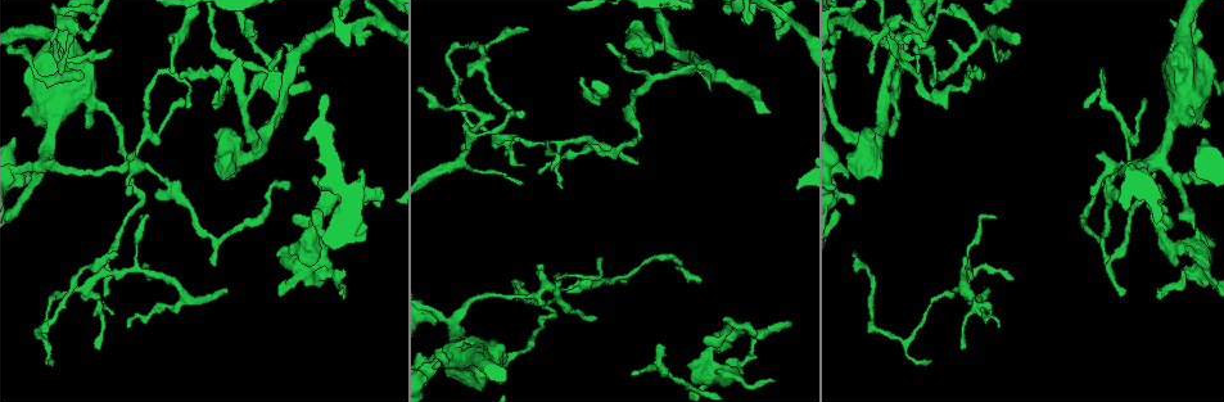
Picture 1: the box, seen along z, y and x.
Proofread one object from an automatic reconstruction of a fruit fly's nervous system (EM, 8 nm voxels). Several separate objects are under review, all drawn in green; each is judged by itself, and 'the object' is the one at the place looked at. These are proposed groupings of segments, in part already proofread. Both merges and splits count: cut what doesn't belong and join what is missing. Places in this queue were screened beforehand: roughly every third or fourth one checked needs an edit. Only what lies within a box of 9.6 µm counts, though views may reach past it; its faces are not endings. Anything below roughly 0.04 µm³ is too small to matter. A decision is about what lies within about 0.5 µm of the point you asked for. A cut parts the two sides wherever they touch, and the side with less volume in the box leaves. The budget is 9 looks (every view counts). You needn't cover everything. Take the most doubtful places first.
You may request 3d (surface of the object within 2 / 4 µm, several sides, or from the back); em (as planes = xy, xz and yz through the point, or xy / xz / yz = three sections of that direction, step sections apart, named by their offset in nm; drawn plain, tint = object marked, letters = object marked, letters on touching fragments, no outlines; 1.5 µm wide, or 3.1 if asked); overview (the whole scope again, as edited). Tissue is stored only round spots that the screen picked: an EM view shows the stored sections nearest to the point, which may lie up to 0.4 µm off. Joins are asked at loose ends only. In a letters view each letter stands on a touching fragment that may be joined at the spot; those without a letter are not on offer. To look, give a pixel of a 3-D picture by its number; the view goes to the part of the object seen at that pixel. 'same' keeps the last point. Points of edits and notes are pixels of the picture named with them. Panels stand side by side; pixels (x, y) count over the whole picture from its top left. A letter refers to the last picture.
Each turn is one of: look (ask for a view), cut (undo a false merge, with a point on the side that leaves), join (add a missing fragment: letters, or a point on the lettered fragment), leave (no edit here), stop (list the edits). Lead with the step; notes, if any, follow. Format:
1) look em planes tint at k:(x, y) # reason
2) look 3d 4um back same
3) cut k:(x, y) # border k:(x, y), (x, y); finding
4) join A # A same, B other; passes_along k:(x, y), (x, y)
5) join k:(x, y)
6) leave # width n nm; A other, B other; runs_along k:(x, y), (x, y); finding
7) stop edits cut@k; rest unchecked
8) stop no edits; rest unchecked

look em xy step 8 tint at 1:(226, 291) # an open end

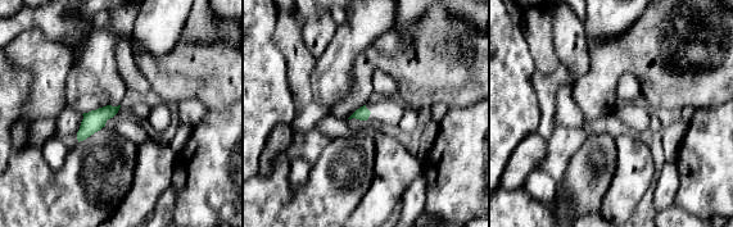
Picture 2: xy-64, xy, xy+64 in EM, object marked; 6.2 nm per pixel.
look em planes letters same # cut it another way

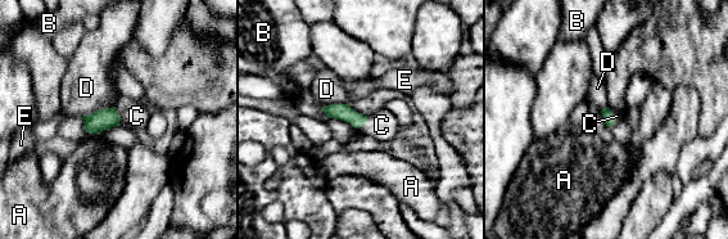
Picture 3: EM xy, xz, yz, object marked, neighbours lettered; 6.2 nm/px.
join C # A other, B other, C same, D other, E other; passes_along 3:(344, 112), (364, 123), (381, 125); it goes on there

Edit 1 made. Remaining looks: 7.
look 3d 2um at 1:(857, 253) # thin end

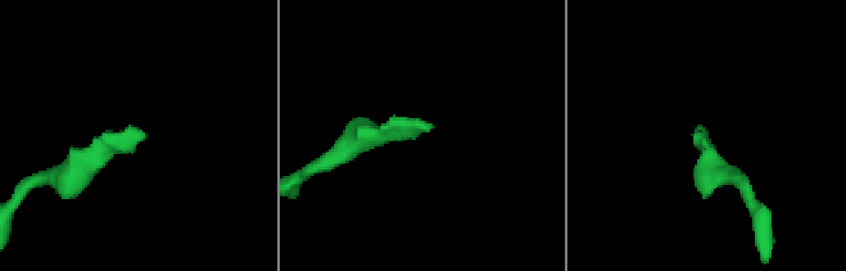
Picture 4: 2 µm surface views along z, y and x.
look em planes letters at 4:(702, 128)

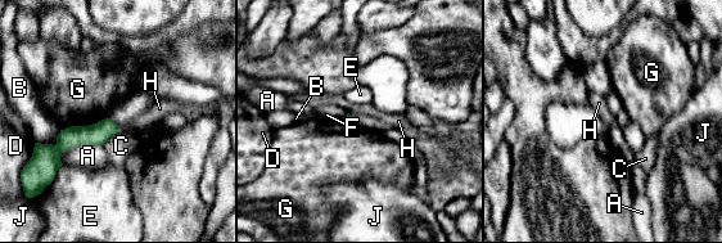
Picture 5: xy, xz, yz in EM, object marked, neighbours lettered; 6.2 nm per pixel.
leave # A other, B other, C other, D other, E other, F other, G other, H other, J other; runs_along 5:(114, 129), (71, 136), (40, 160); no lettered fragment goes on from it

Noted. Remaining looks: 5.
look 3d 4um at 1:(669, 44) # arms part here

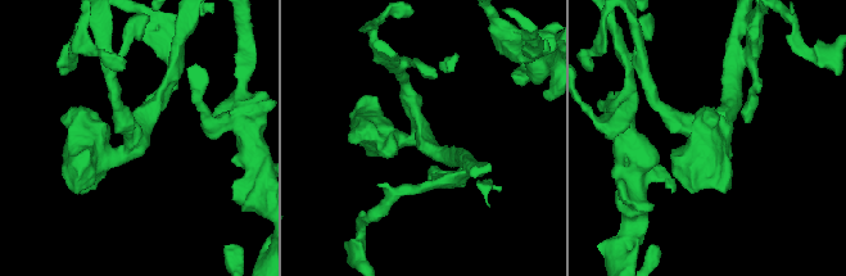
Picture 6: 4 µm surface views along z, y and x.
look em xz step 8 tint at 6:(137, 145) # arms 3; arm_widths 220, 220, 500 nm

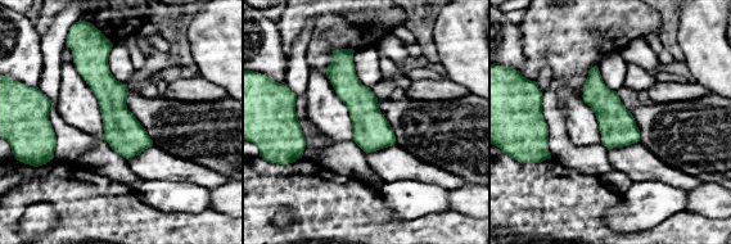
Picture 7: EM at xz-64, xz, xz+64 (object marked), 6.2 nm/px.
look em planes letters same # cut it another way

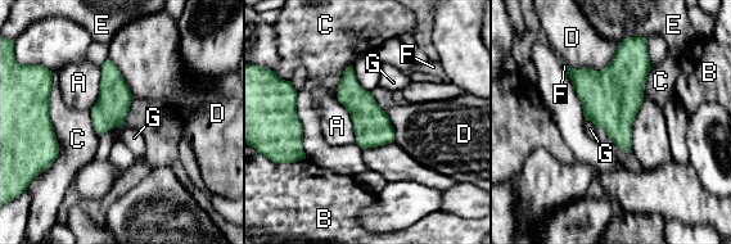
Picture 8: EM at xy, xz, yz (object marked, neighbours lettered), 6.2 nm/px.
leave # A other, B other, C other, D other, E other, F other, G other; border 8:(122, 123), (104, 131), (99, 136); one neuron here

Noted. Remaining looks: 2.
stop edits join@3; rest unchecked

